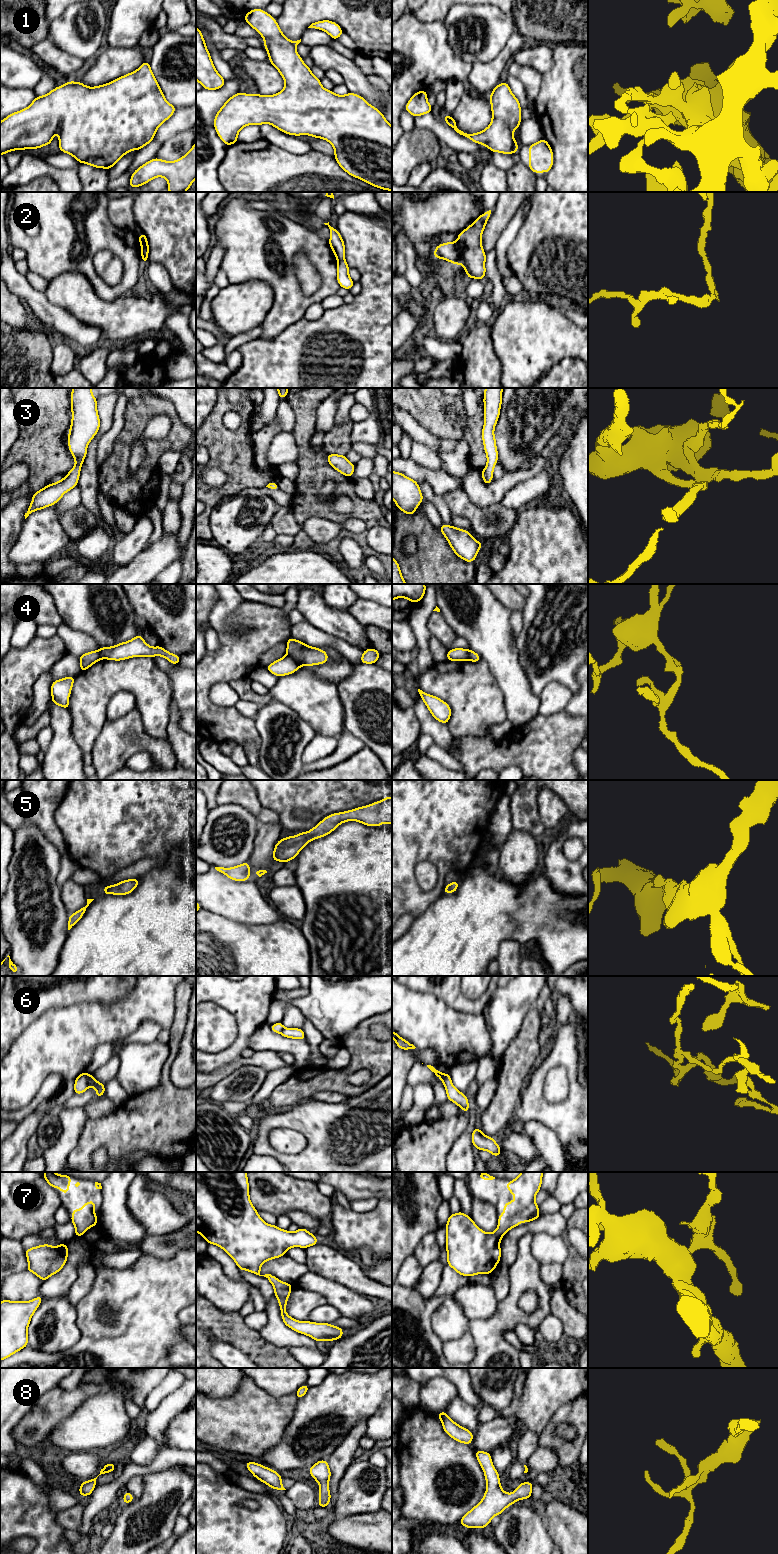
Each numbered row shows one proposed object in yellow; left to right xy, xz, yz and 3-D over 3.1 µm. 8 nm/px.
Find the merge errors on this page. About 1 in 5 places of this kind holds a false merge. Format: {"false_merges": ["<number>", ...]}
{"false_merges": ["2", "4", "6"]}

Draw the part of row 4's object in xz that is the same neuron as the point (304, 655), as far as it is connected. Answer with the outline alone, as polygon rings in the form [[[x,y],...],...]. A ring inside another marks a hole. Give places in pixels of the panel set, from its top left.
[[[292,637],[287,640],[286,653],[300,666],[325,664],[329,658],[324,650],[308,646]]]

